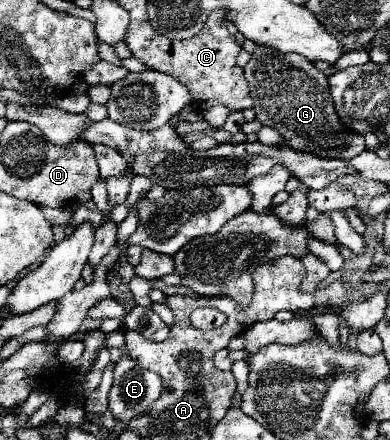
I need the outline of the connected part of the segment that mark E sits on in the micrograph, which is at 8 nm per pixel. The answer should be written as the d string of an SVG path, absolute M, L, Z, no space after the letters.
M122 357L114 367L108 411L114 419L128 423L146 413L162 393L162 381L154 371L142 369L134 359Z

